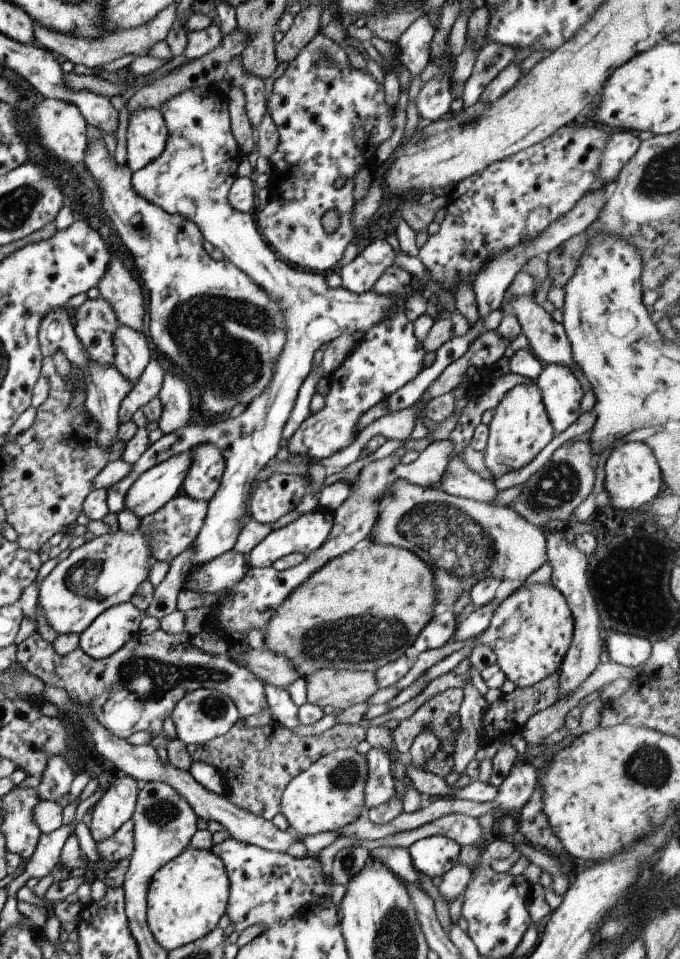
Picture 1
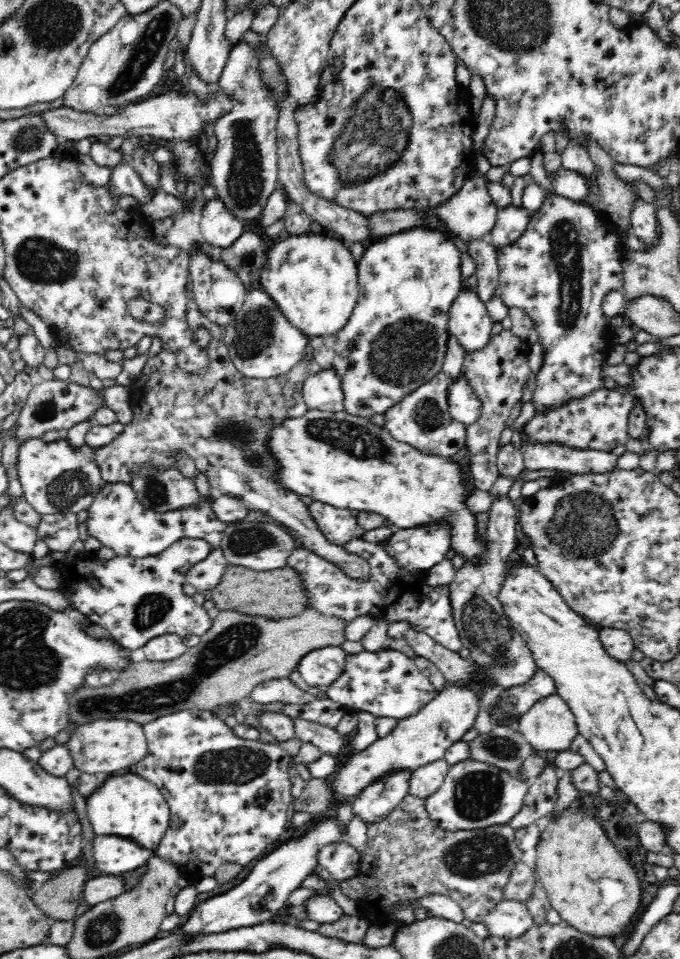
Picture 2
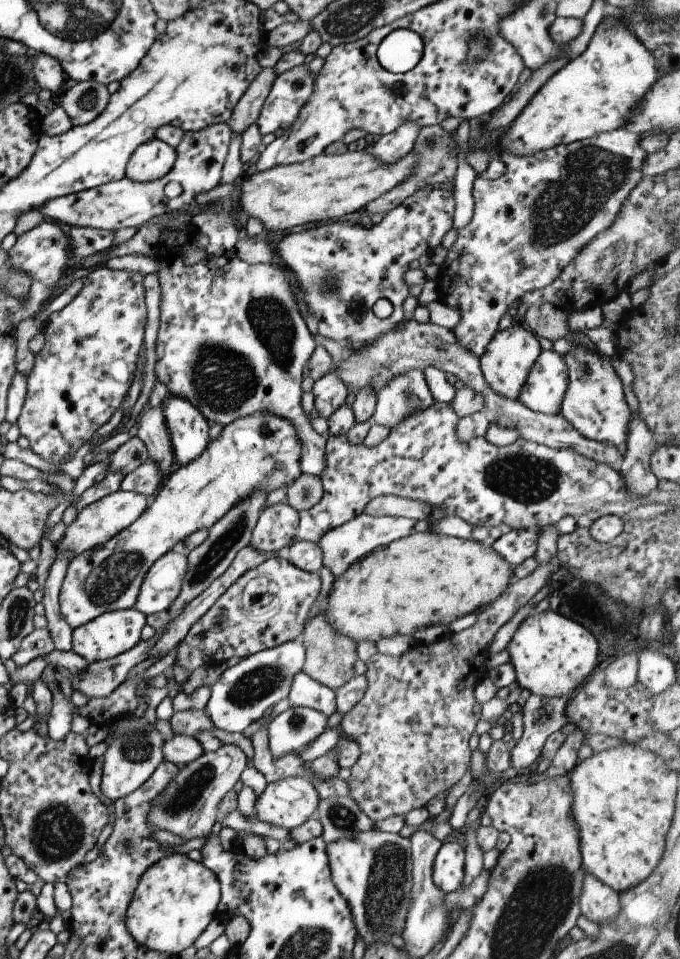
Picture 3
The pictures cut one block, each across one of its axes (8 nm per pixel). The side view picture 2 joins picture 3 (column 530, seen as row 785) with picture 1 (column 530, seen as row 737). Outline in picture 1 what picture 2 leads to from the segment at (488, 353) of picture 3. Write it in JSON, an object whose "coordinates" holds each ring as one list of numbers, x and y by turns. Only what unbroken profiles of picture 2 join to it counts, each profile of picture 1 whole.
{"coordinates":[[536,380,529,384,516,384,508,390,493,410,487,425,488,433,485,448,482,450,484,465,493,480,527,466,537,453,555,435,545,414]]}

